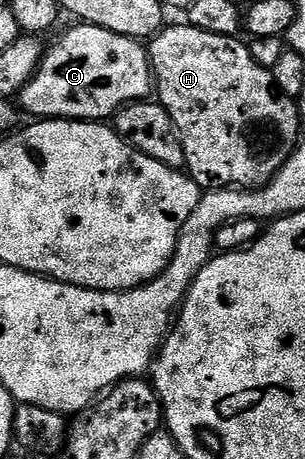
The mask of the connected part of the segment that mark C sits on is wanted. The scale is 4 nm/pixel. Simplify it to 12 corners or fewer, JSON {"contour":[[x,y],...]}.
{"contour":[[86,24],[19,91],[35,120],[103,122],[150,99],[142,41]]}

